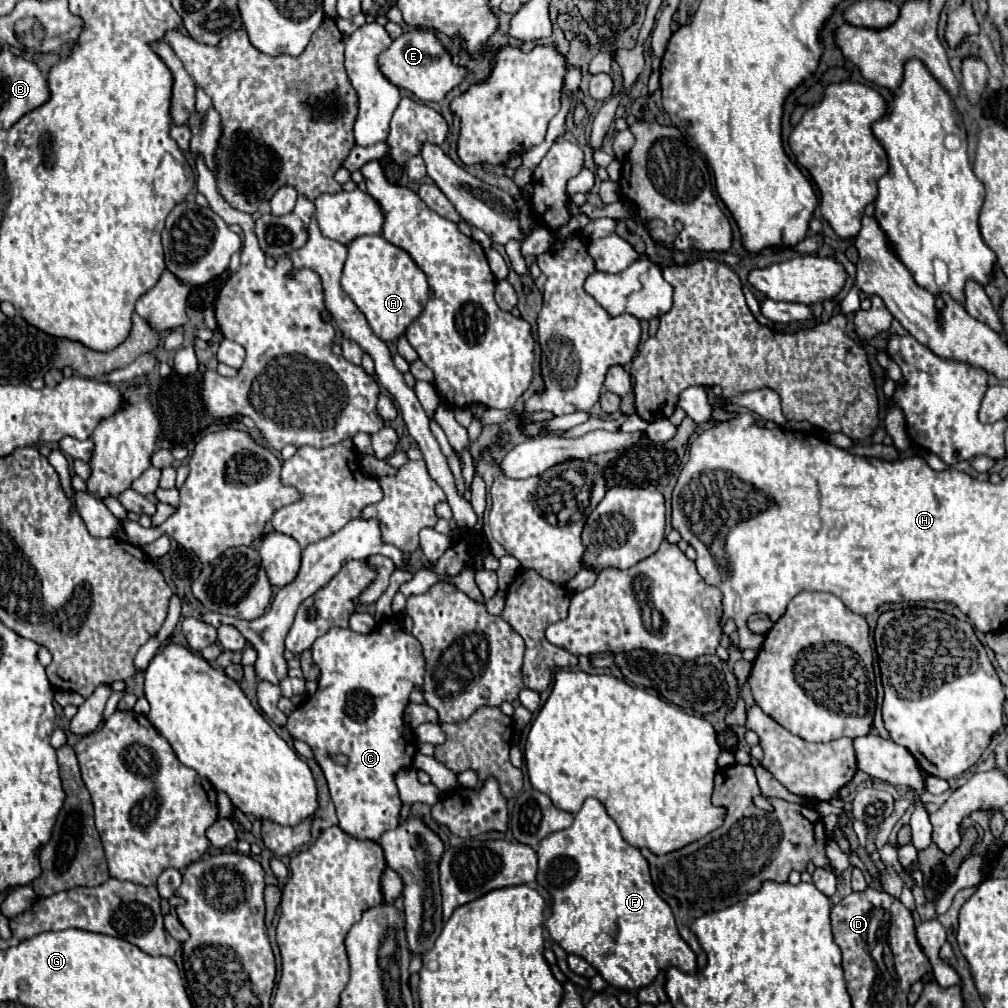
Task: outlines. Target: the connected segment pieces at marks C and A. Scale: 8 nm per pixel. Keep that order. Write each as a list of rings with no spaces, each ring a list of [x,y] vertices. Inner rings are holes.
[[[388,618],[370,634],[358,634],[350,628],[330,628],[316,640],[316,644],[312,644],[312,658],[320,668],[318,690],[288,716],[286,728],[294,740],[302,740],[312,748],[316,762],[328,780],[330,796],[338,814],[338,826],[354,838],[378,840],[386,830],[396,828],[400,822],[402,802],[398,798],[396,774],[410,768],[416,754],[416,738],[404,724],[404,710],[408,706],[410,692],[414,688],[422,690],[426,672],[422,644],[406,632],[396,618]],[[338,752],[350,758],[348,766],[338,766],[332,760]]]
[[[382,234],[360,236],[348,246],[342,290],[362,310],[374,334],[384,342],[400,338],[408,324],[420,316],[430,296],[426,274],[418,268],[408,252],[390,244]]]

